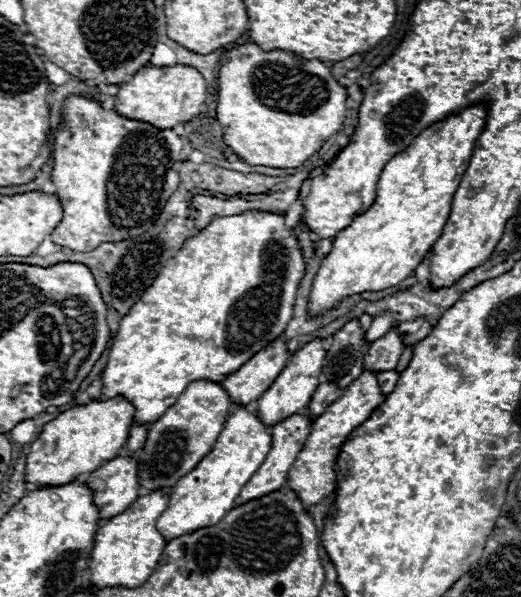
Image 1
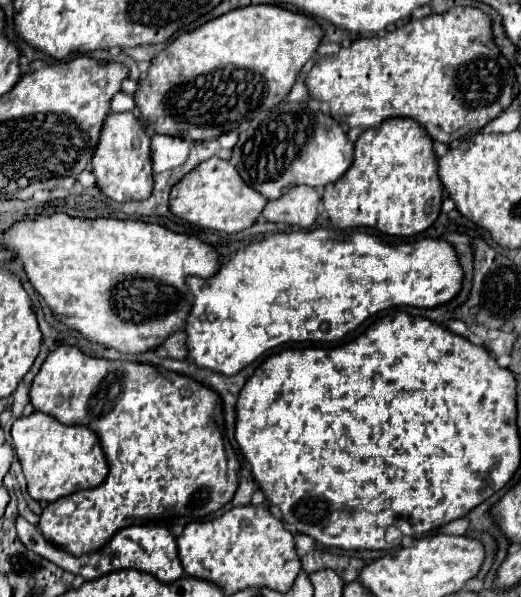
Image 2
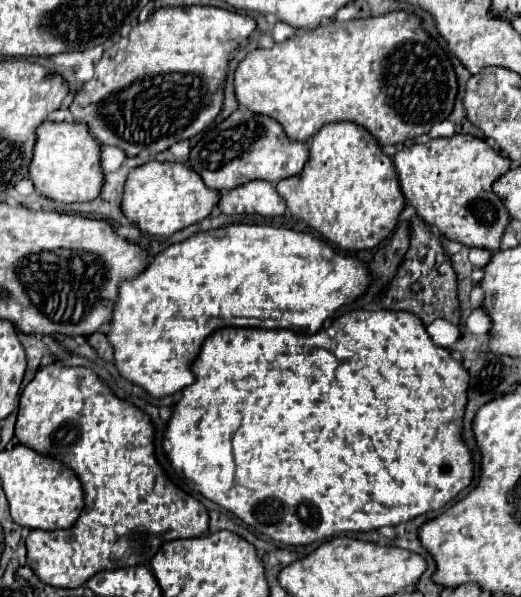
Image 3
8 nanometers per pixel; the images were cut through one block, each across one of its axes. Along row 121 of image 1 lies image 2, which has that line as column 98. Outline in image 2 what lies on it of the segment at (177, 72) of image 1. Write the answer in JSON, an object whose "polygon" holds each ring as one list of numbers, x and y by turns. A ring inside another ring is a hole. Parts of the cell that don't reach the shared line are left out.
{"polygon":[[132,112,108,114,96,150,90,158,92,174,100,192,114,202,144,200,152,192,152,166,150,166,150,134,142,128]]}

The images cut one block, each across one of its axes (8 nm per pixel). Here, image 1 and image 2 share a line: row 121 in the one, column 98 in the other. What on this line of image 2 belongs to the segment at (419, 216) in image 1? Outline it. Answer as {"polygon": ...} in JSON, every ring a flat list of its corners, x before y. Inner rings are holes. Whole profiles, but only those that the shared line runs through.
{"polygon":[[34,412,14,420,10,436,26,478,28,494,36,502,56,502,64,496,70,496,72,492,96,488,106,478,108,464,100,442,96,434,84,426,62,426,52,416]]}

